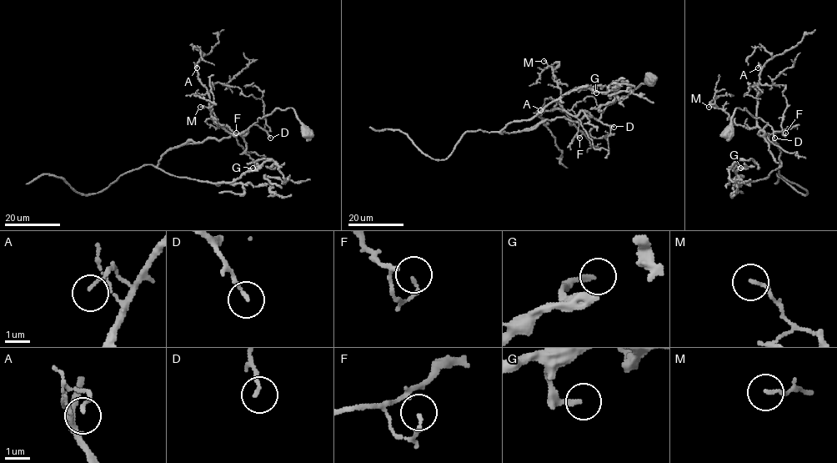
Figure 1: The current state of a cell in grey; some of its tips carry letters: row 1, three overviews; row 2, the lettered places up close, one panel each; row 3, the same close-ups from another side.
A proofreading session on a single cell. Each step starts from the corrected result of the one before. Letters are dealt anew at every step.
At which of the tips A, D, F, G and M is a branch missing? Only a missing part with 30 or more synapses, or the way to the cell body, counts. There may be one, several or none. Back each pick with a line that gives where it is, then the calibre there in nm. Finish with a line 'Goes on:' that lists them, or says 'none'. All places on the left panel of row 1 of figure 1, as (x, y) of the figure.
D: place (270, 138); calibre 150 nm
Goes on: D

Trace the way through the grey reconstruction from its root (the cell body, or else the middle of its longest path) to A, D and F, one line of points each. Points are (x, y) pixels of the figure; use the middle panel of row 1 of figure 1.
A: (650, 80), (608, 105), (598, 119), (585, 111), (571, 115), (563, 109), (552, 109), (538, 114), (540, 110)
D: (650, 80), (606, 107), (598, 119), (613, 127)
F: (650, 80), (608, 105), (598, 119), (592, 115), (584, 116), (579, 122), (576, 133), (579, 138)

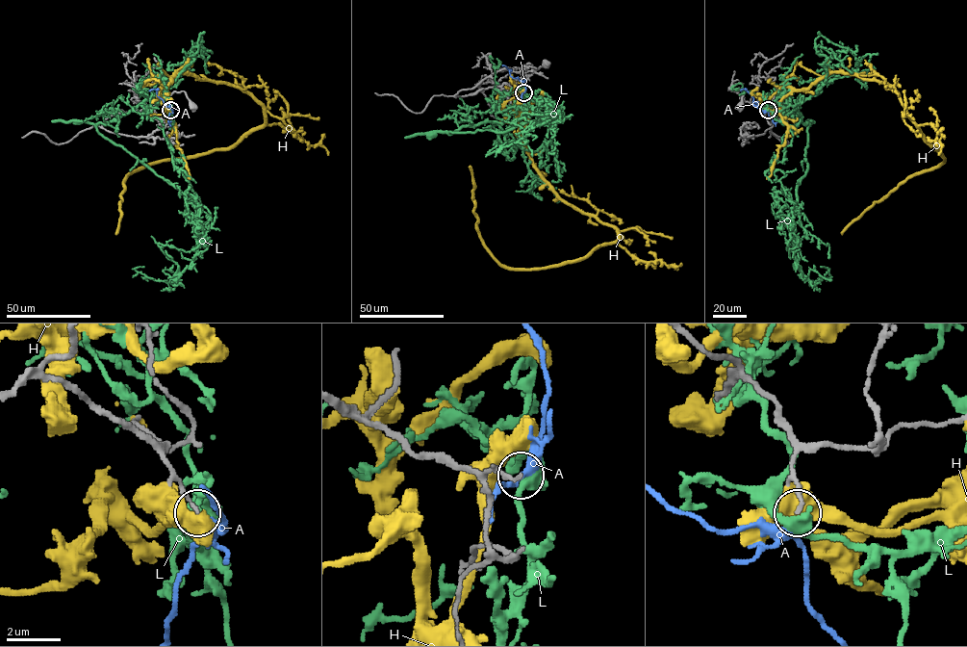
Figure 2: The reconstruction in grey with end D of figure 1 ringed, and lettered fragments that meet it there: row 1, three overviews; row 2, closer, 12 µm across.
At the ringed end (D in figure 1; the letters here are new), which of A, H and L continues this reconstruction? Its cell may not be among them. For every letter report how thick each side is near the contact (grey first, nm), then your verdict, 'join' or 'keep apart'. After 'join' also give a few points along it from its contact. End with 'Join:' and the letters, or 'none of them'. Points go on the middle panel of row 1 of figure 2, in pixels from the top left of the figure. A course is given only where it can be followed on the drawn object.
A: 120/240 nm | join | via (523, 92), (524, 84), (518, 77), (513, 78), (502, 65)
H: 200/600 nm | keep apart
L: 130/420 nm | keep apart
Join: A

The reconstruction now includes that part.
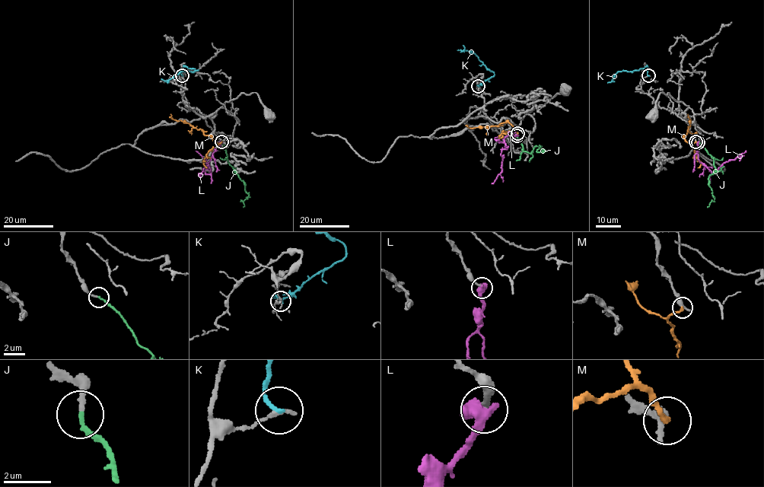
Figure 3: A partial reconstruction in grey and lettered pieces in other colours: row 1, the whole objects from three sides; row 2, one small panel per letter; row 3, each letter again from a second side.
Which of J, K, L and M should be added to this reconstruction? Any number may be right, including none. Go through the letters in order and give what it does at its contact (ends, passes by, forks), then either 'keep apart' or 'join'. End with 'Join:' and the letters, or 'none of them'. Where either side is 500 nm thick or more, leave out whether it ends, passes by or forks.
J: it ends | join
K: it ends | keep apart
L: keep apart
M: it ends | keep apart
Join: J

